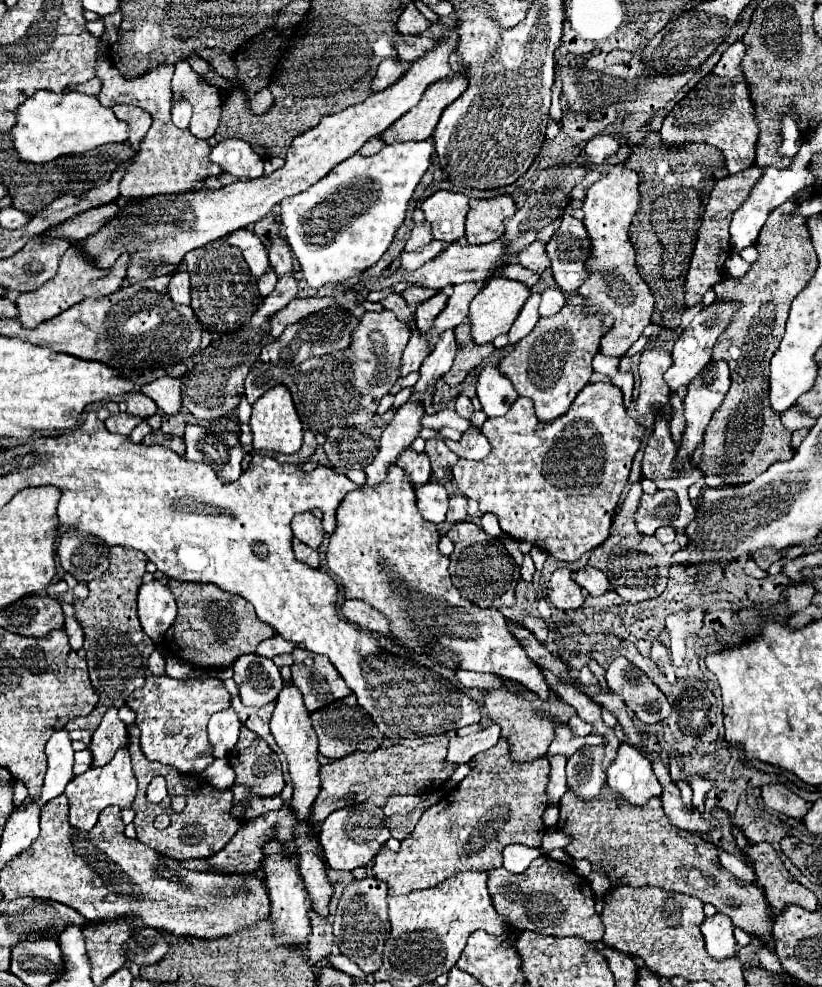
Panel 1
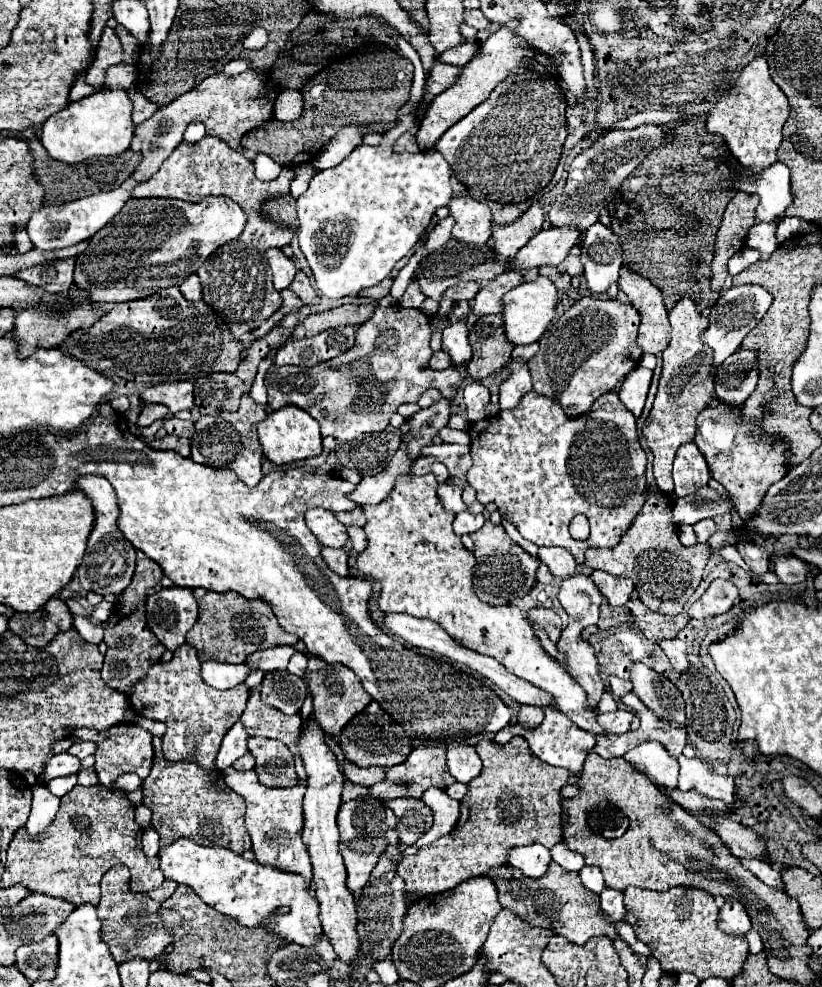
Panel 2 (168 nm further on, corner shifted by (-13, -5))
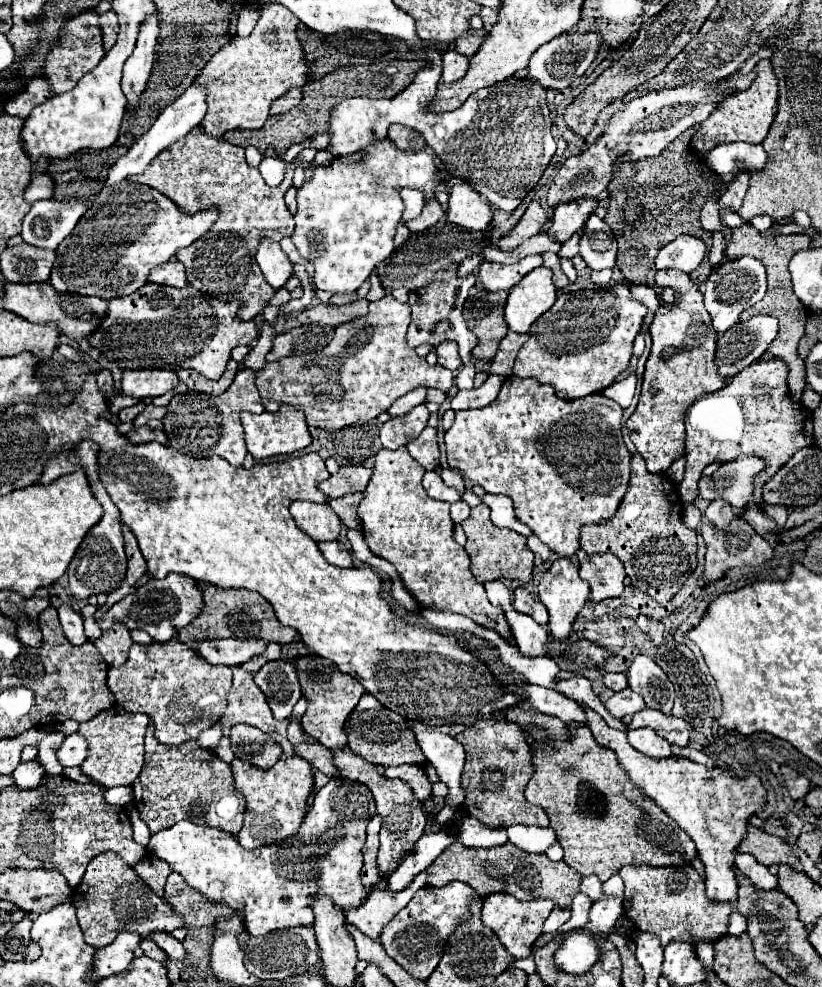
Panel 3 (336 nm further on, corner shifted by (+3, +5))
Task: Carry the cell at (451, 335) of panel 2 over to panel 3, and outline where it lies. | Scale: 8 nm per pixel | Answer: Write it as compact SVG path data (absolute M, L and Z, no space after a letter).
M444 339L442 343L436 345L436 355L438 355L438 363L446 369L452 369L456 371L460 365L462 365L462 359L460 359L460 353L458 353L458 345L450 339Z

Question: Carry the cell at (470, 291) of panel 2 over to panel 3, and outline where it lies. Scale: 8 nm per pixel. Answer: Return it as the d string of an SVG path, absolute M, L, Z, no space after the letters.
M472 255L468 259L464 259L464 263L458 267L458 275L472 275L482 263L482 257L480 255Z

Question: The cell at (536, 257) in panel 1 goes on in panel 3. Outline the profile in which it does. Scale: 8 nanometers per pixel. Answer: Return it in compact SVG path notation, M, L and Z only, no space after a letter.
M576 233L576 235L572 235L566 243L562 243L562 247L560 247L560 251L558 251L558 257L570 259L572 265L576 267L576 271L582 271L582 269L586 267L586 263L584 263L584 261L580 259L580 255L578 255L578 239L580 239L580 235Z

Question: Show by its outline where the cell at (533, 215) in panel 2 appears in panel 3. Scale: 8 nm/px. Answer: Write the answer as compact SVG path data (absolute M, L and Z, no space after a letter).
M532 201L528 205L526 213L522 215L522 219L514 225L514 229L510 229L510 233L506 233L504 237L500 237L496 241L496 247L500 247L502 251L512 251L514 247L518 247L528 237L540 233L542 227L546 225L546 221L548 221L548 215L544 213L544 209L536 201Z

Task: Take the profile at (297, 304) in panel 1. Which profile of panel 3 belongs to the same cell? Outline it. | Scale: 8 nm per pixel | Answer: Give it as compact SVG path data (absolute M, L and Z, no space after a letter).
M358 299L346 305L330 305L330 303L318 303L316 307L310 307L296 315L298 323L312 323L320 321L332 327L338 327L340 323L352 321L356 317L362 317L368 313L368 299Z

